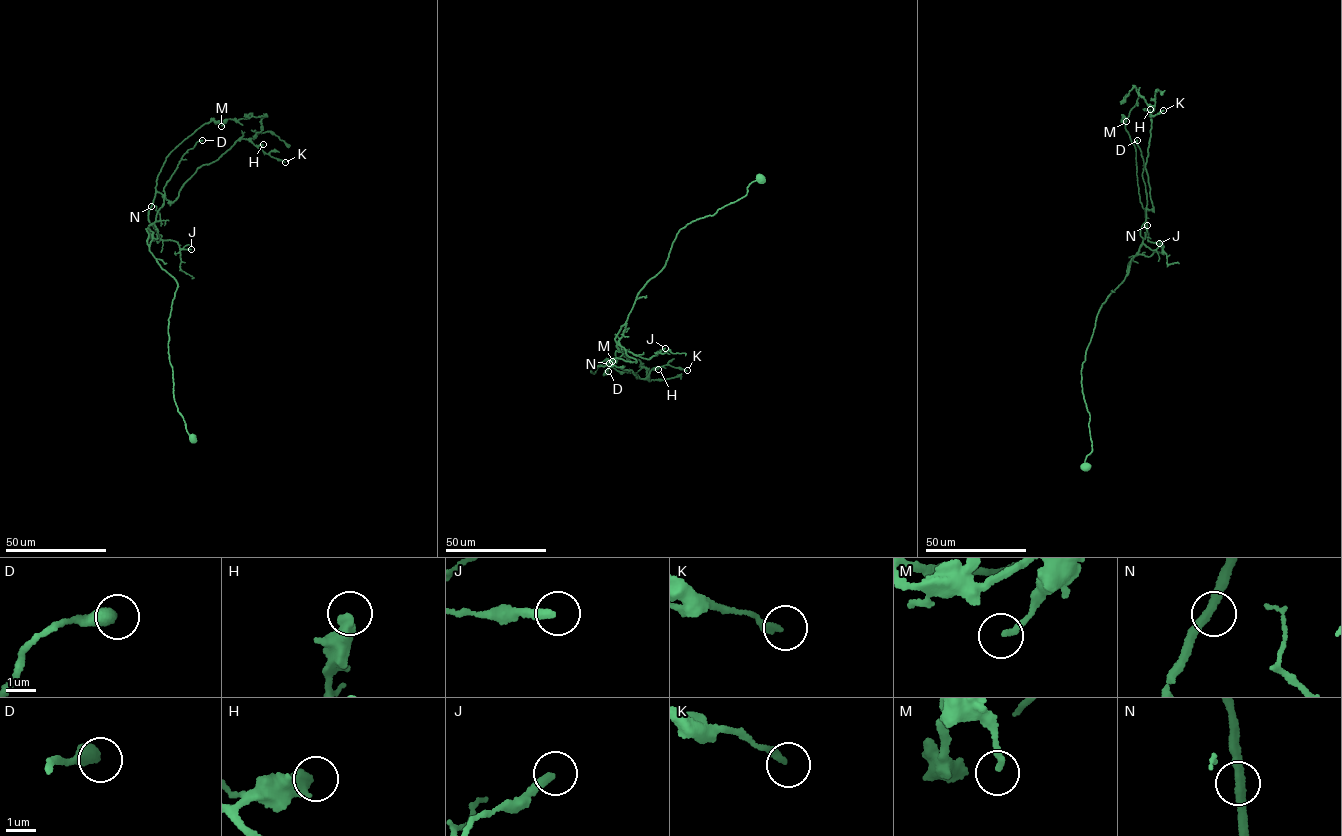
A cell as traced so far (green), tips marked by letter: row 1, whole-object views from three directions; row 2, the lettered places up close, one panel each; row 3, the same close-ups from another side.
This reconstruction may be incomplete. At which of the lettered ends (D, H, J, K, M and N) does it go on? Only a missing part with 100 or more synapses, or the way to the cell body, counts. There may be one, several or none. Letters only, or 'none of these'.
none of these

